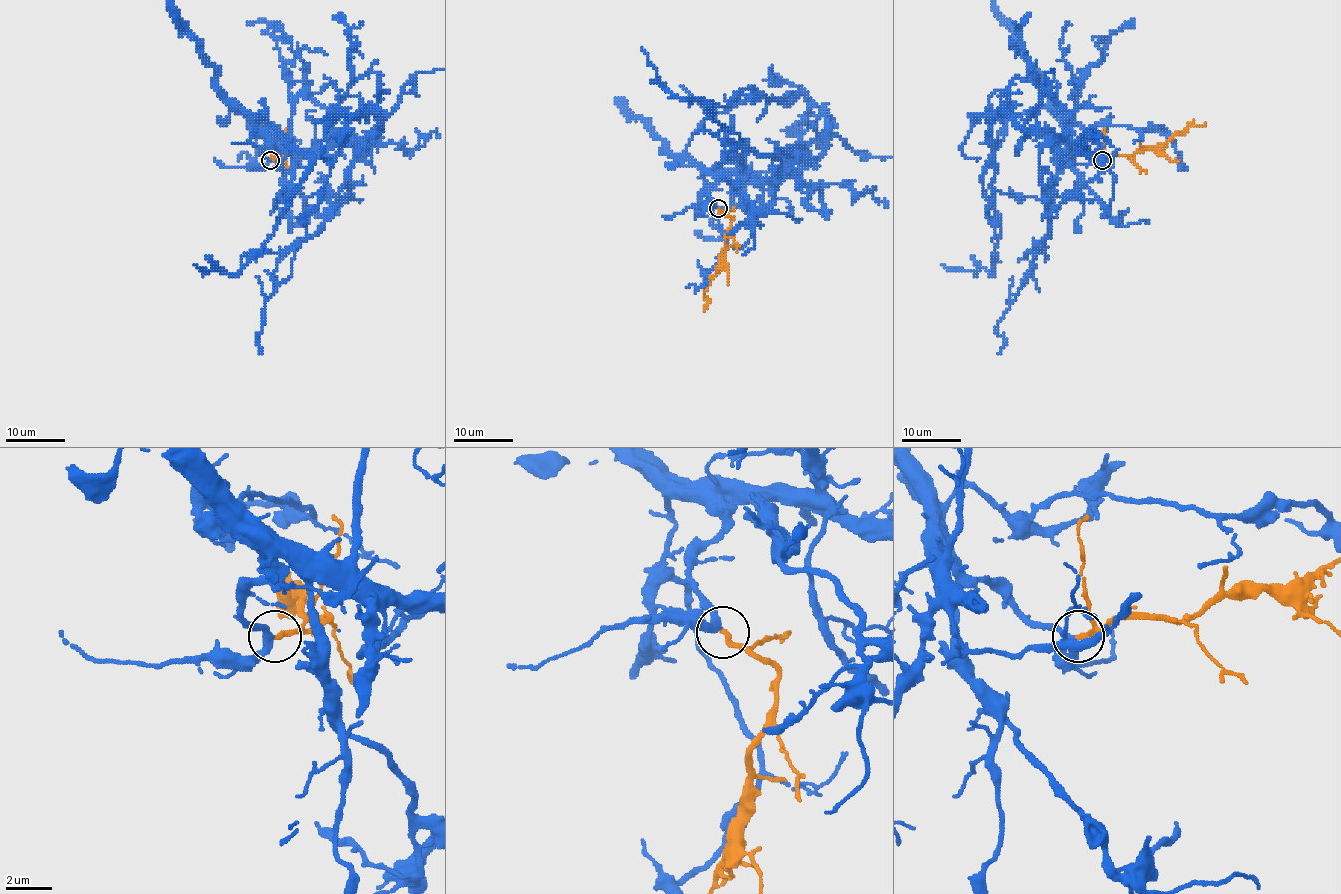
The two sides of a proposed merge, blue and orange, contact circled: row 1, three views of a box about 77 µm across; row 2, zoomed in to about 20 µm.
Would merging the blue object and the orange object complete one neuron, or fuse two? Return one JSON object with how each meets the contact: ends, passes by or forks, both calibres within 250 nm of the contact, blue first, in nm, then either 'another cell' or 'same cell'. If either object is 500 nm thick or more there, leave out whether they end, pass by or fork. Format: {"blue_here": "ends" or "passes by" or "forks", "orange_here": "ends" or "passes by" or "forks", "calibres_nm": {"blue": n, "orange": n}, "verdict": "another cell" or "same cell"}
{"blue_here": "passes by", "orange_here": "ends", "calibres_nm": {"blue": 300, "orange": 220}, "verdict": "same cell"}

